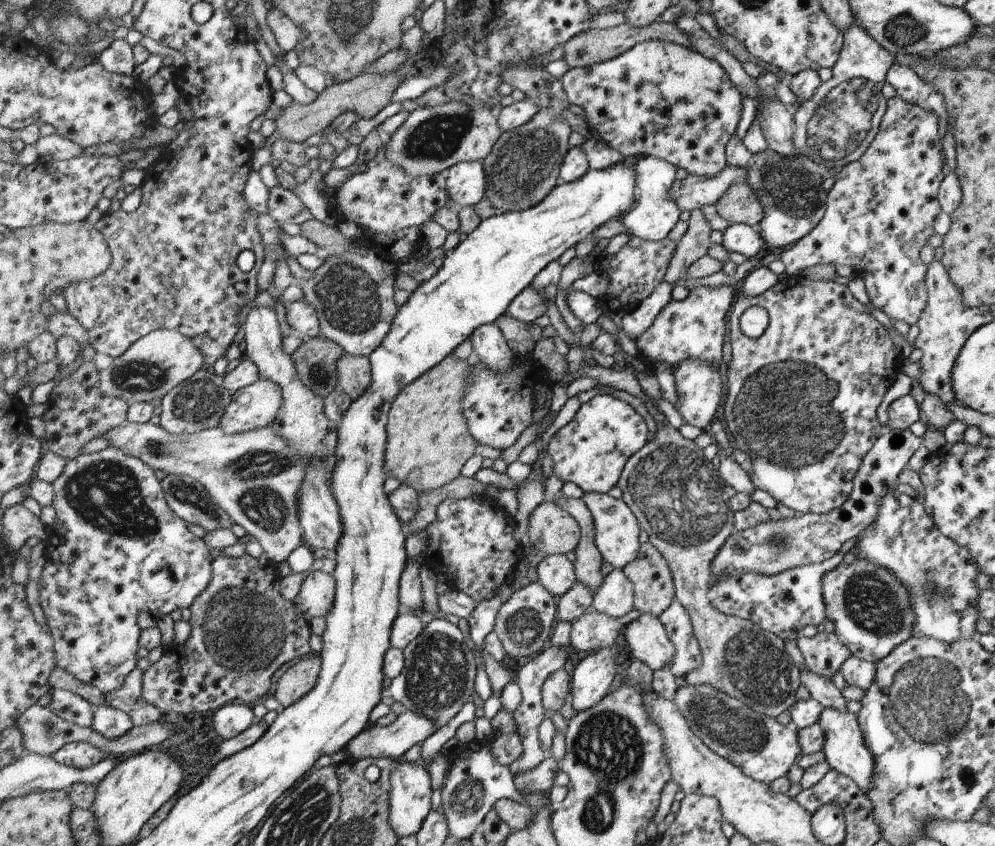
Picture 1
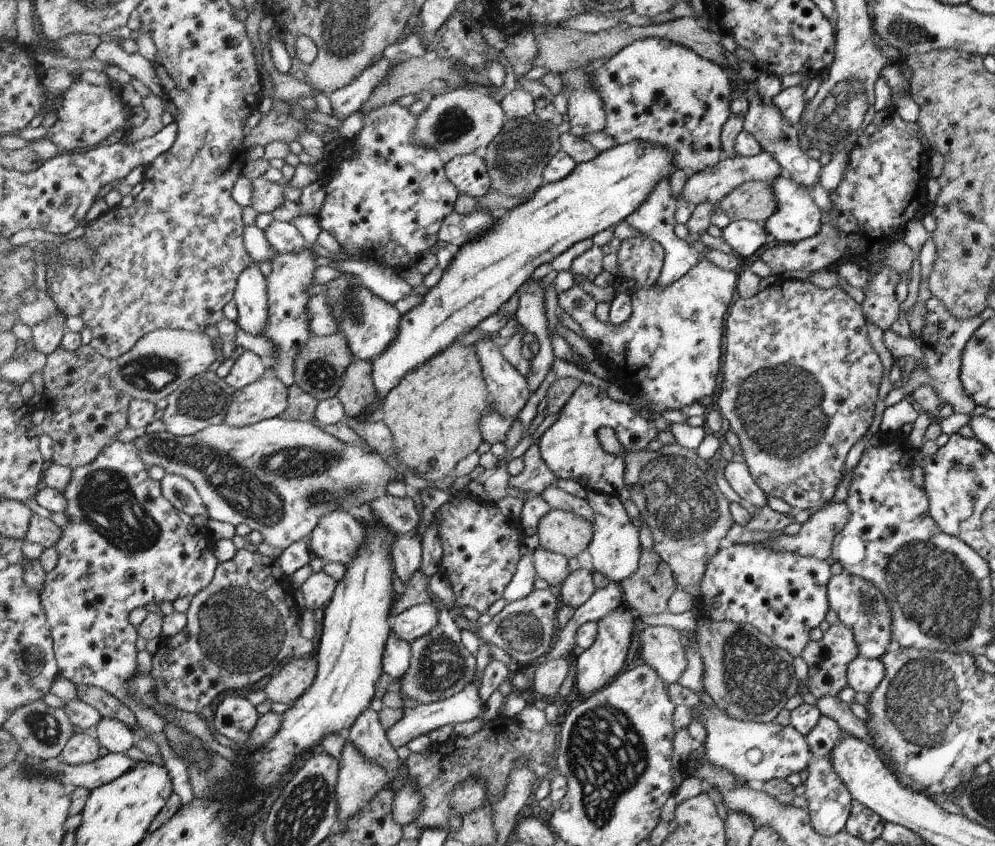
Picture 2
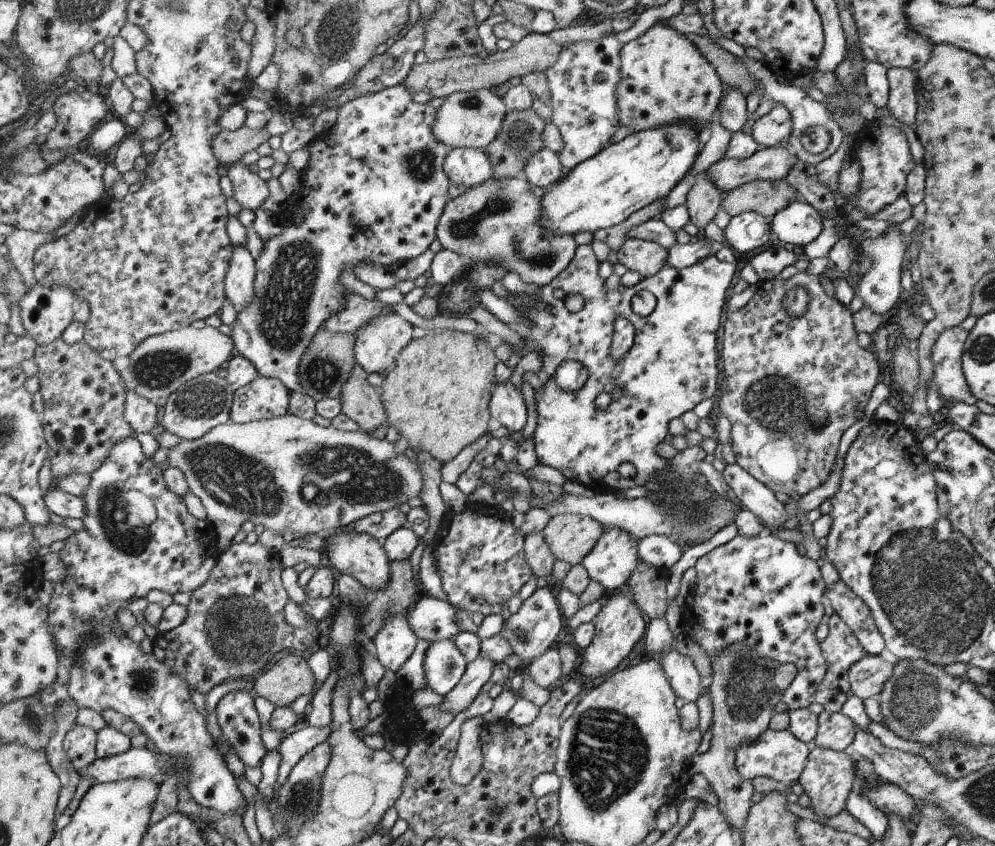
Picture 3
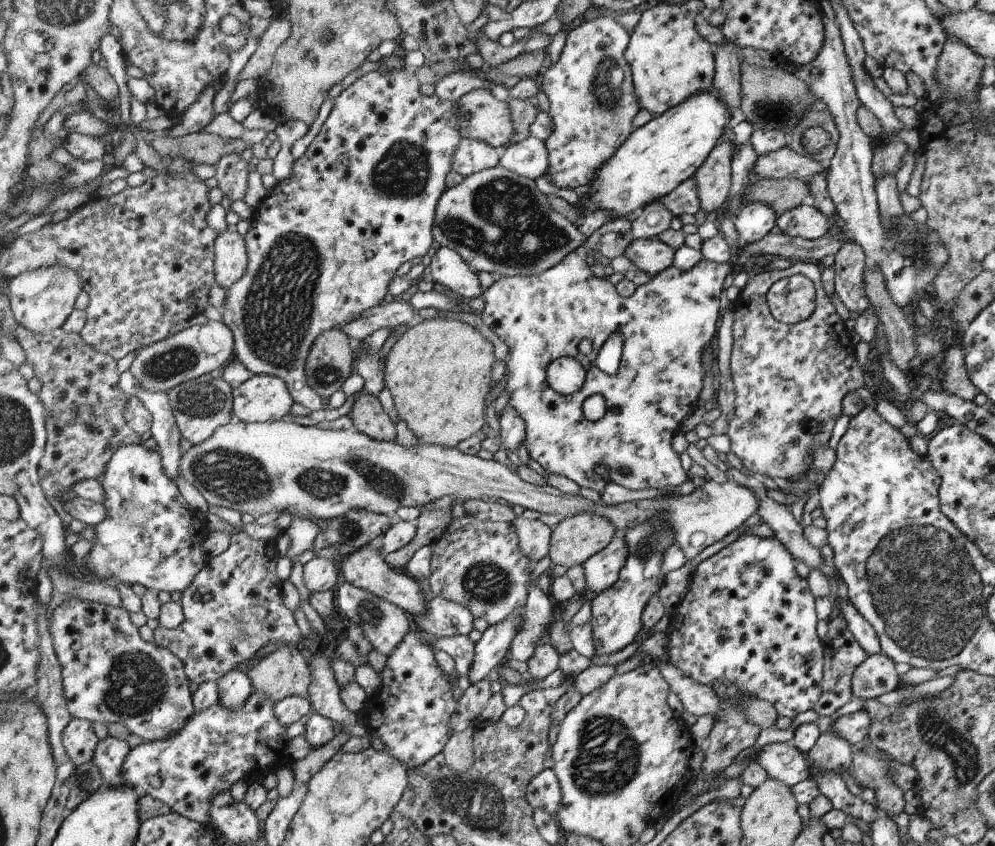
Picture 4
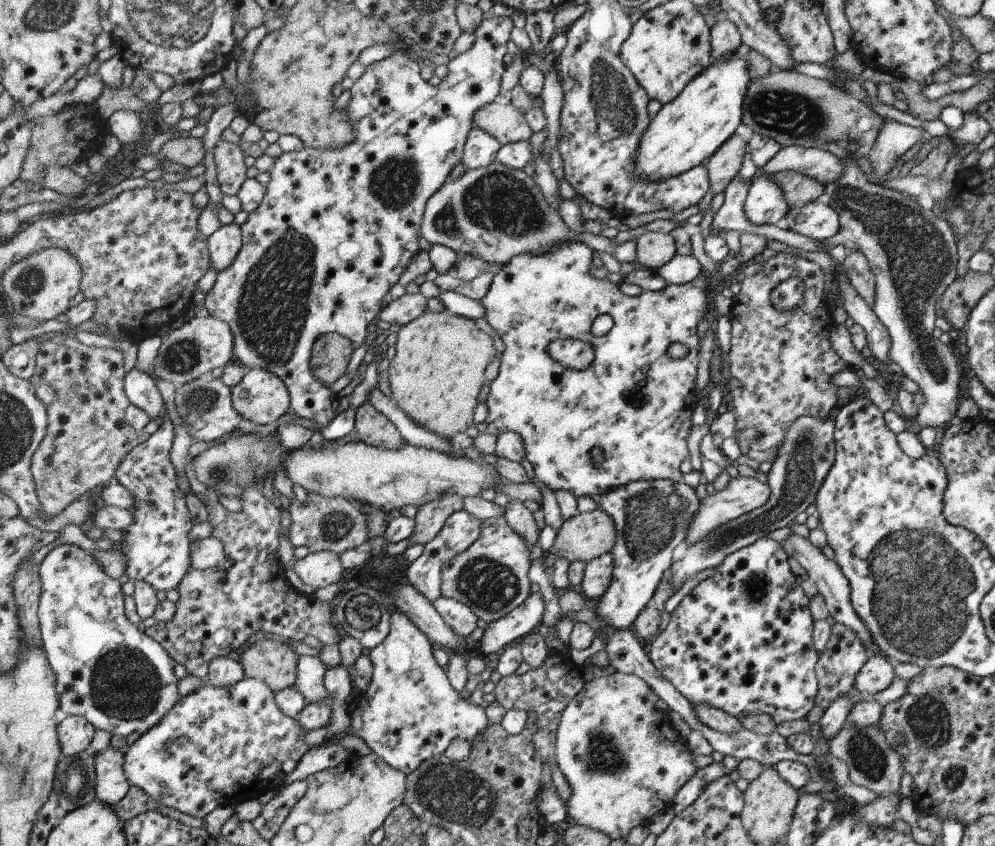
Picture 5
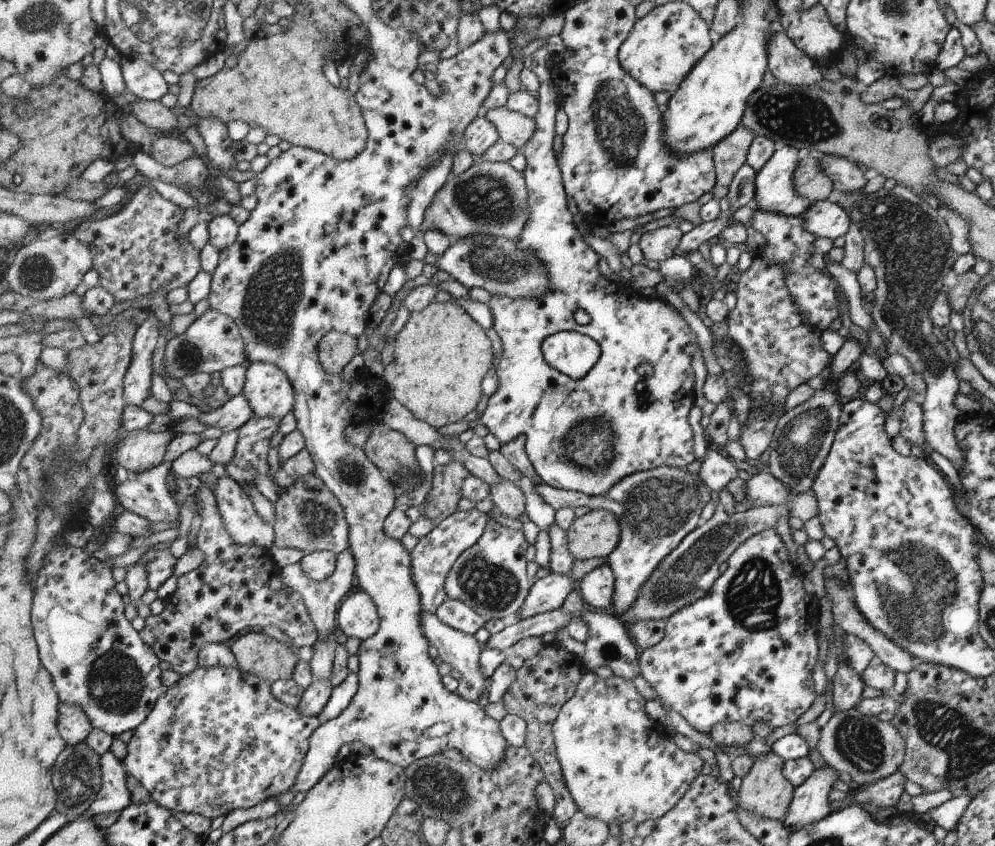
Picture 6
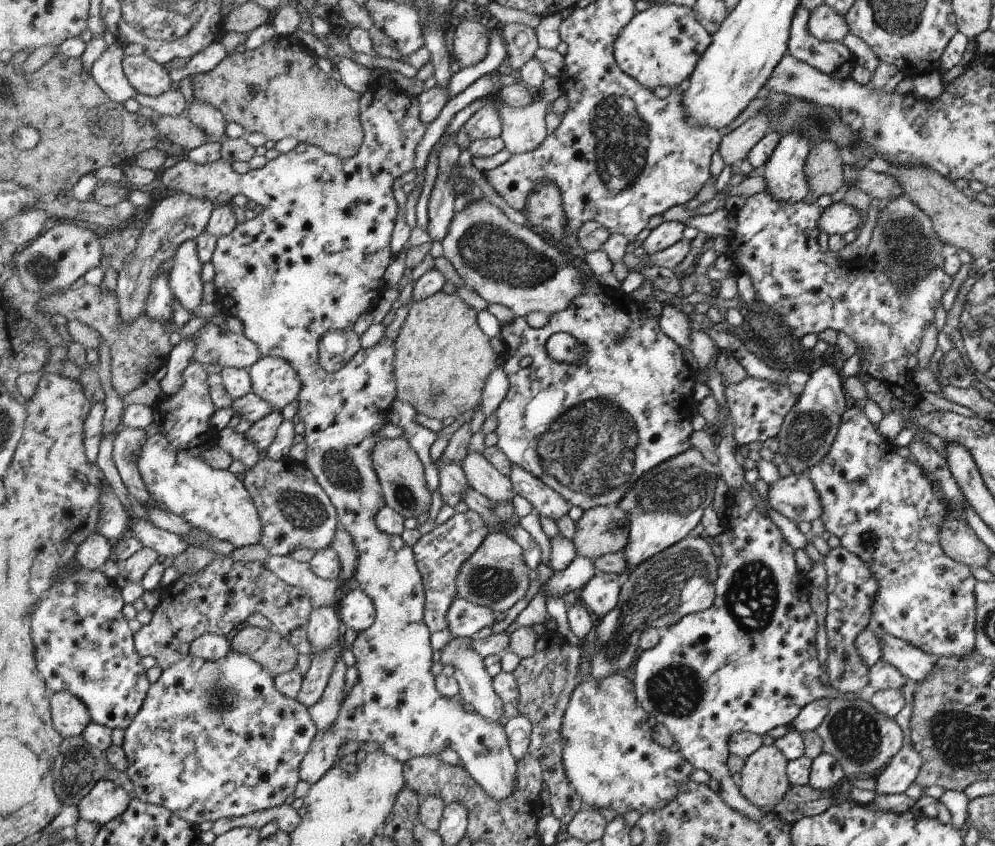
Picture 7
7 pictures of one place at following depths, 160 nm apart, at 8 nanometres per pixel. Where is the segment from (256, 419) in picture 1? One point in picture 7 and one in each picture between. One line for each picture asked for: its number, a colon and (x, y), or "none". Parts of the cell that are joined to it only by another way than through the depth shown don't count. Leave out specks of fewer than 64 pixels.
2: (266, 398)
3: (264, 398)
4: (261, 398)
5: (261, 397)
6: (270, 393)
7: (274, 379)

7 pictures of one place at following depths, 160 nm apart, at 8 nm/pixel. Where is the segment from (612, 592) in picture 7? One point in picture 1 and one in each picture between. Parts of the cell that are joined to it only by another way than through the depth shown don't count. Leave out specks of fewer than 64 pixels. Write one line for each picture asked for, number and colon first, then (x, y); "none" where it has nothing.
1: (617, 528)
2: (615, 549)
3: (612, 561)
4: (602, 570)
5: (598, 574)
6: (596, 587)

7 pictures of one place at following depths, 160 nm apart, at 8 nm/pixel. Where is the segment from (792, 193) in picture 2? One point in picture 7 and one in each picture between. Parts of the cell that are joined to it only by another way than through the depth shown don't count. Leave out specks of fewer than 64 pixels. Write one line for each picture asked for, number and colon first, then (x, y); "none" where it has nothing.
3: (799, 223)
4: (806, 221)
5: (816, 220)
6: (823, 218)
7: (838, 218)

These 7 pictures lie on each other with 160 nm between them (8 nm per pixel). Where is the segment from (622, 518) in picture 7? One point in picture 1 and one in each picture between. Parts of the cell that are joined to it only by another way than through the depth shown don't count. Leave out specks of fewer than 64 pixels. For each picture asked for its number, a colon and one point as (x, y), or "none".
1: (551, 528)
2: (559, 531)
3: (571, 536)
4: (575, 539)
5: (584, 537)
6: (596, 534)

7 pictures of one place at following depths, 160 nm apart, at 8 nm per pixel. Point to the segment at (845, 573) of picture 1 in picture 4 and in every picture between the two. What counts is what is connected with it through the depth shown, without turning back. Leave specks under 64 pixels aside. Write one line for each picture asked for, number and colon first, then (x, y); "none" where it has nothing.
2: (860, 604)
3: (850, 607)
4: (863, 631)

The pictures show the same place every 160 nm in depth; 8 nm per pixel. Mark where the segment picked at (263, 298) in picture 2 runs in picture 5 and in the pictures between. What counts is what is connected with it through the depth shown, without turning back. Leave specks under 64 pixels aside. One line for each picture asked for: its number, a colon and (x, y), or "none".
3: (240, 287)
4: (232, 260)
5: (225, 243)

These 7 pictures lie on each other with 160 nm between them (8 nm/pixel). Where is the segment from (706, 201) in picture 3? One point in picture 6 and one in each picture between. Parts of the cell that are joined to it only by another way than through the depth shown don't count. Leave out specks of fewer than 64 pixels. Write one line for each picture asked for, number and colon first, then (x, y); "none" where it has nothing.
4: (713, 180)
5: (722, 166)
6: (730, 154)

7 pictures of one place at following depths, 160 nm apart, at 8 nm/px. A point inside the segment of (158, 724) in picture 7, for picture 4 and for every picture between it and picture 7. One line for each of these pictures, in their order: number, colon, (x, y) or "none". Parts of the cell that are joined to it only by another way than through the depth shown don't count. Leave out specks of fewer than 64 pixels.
4: (218, 747)
5: (221, 745)
6: (219, 741)

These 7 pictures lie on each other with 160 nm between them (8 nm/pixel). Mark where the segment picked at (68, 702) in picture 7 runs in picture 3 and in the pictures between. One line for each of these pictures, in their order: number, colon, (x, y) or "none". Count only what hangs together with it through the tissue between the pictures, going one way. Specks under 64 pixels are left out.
3: (82, 742)
4: (81, 738)
5: (77, 733)
6: (75, 725)

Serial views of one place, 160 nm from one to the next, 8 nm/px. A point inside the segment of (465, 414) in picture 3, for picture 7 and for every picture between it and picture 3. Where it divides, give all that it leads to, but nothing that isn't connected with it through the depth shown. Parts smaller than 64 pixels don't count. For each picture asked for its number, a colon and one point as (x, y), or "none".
4: (439, 372)
5: (436, 373)
6: (441, 356)
7: (442, 356)

